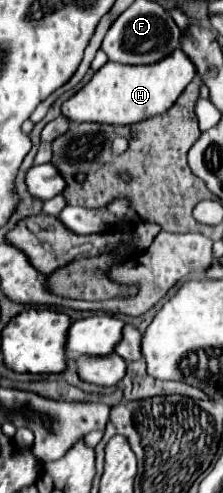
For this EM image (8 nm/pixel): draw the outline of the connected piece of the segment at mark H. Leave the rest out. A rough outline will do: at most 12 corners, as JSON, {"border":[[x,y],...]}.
{"border":[[181,49],[105,63],[63,103],[71,121],[131,125],[165,113],[195,75]]}

